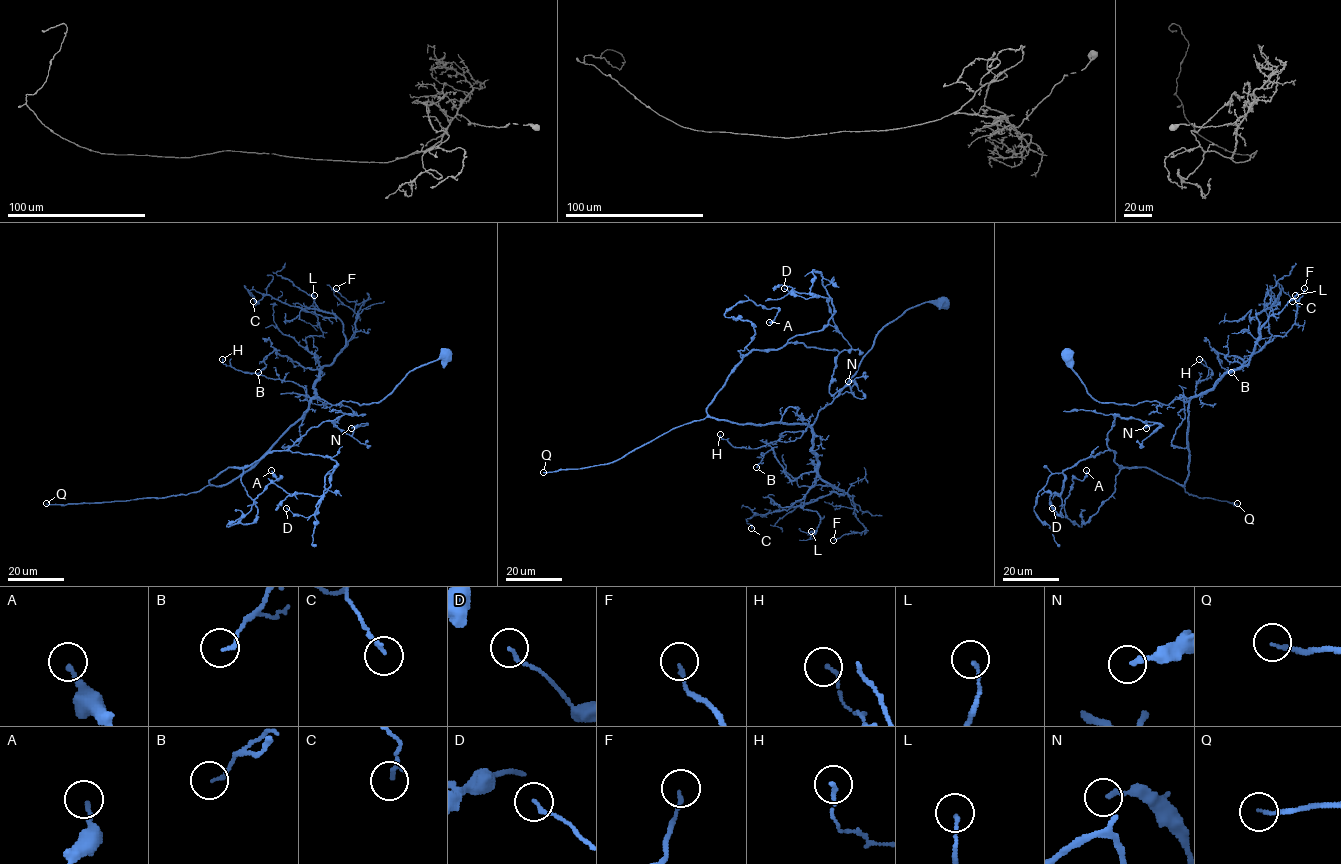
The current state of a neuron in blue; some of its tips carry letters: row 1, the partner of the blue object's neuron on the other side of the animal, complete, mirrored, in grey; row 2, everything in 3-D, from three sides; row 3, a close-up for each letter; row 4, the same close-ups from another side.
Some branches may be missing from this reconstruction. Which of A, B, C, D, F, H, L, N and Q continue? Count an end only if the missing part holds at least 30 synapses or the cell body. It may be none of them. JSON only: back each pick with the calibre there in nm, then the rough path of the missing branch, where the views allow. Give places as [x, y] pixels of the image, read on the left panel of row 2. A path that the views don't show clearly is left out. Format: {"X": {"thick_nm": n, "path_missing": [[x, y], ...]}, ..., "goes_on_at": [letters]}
{"Q": {"thick_nm": 130}, "goes_on_at": ["Q"]}

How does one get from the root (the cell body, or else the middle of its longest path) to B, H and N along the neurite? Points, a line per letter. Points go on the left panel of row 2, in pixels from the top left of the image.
B: (445, 354), (412, 369), (379, 402), (363, 405), (332, 405), (315, 397), (319, 371), (274, 350), (258, 372)
H: (445, 354), (412, 369), (379, 402), (363, 405), (309, 397), (292, 381), (237, 370), (222, 359)
N: (445, 354), (378, 402), (312, 399), (250, 468), (209, 482), (324, 421), (366, 424), (351, 428)

